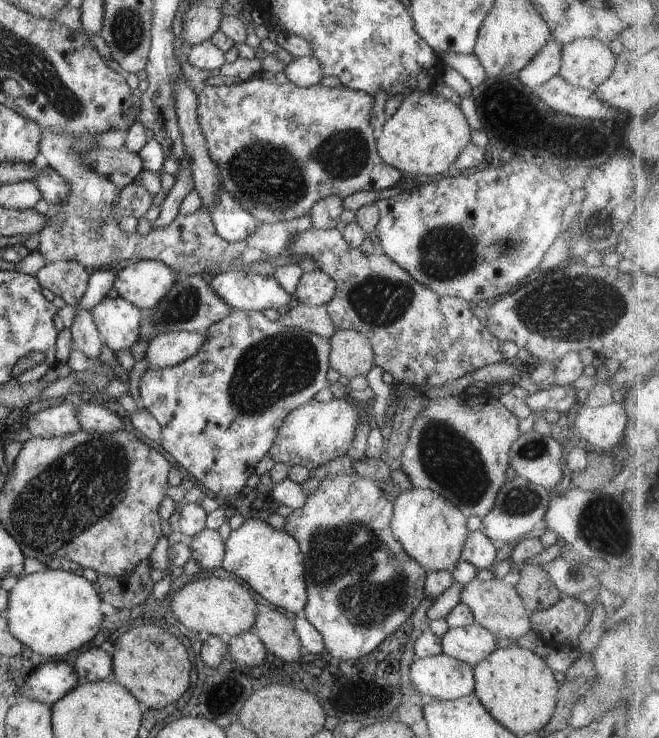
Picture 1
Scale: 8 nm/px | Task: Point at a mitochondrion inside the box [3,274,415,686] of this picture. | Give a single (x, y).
(51, 509)

